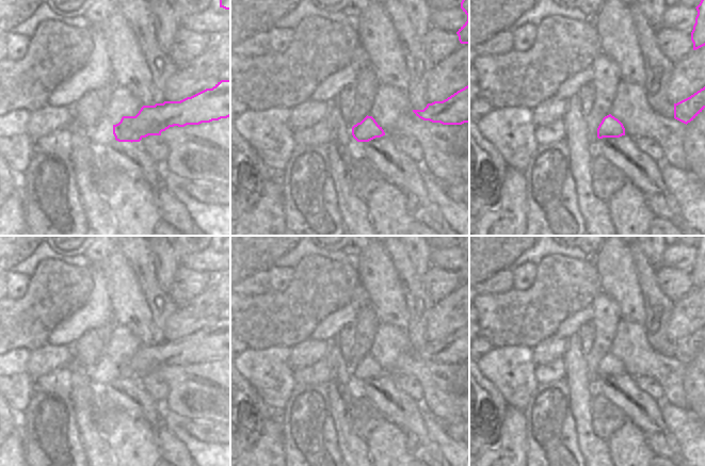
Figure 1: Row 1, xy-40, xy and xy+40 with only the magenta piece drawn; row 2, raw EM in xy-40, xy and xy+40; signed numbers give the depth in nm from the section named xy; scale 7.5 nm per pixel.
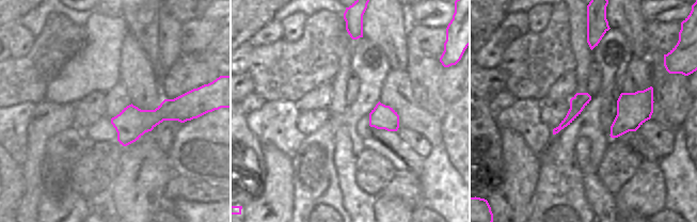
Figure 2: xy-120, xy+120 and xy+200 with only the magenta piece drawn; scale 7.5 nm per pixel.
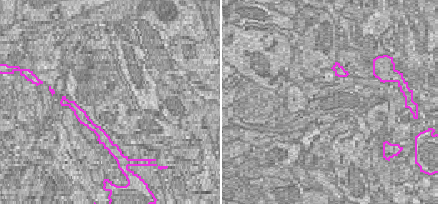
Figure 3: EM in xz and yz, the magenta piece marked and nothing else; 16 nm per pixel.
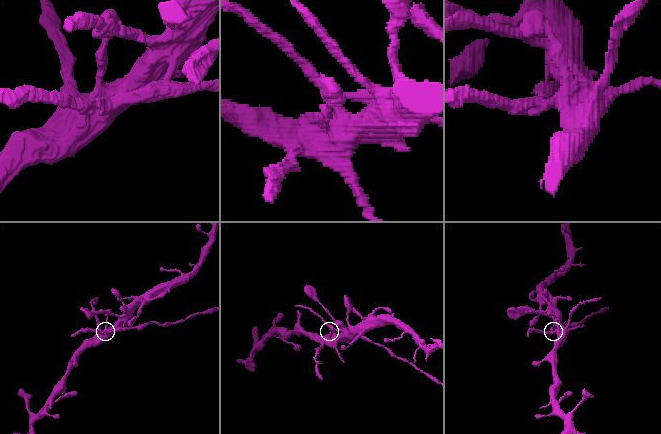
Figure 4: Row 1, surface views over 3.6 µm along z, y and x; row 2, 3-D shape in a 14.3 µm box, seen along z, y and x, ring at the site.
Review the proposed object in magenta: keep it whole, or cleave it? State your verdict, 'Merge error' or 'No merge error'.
Merge error.

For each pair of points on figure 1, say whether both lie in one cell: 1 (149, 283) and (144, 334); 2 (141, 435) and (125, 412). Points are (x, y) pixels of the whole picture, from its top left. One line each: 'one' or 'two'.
1: one
2: two

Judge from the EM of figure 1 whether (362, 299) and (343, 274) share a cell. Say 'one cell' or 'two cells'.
two cells

